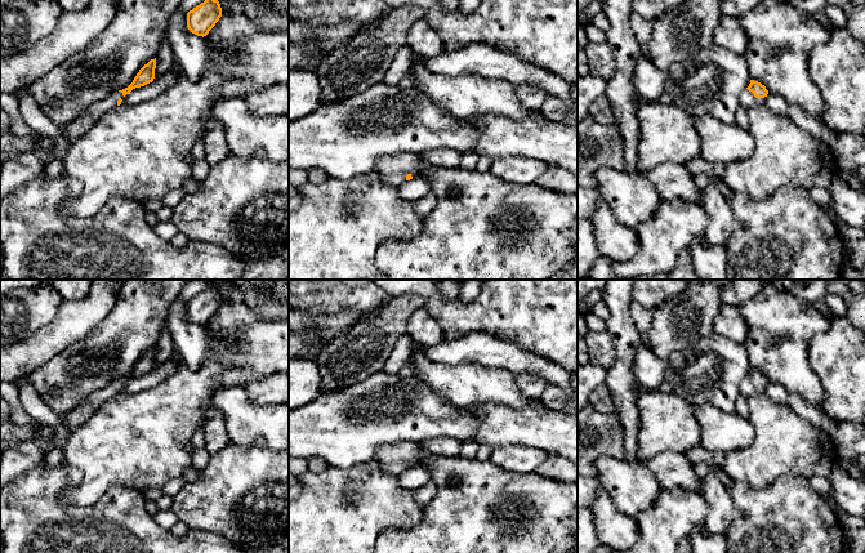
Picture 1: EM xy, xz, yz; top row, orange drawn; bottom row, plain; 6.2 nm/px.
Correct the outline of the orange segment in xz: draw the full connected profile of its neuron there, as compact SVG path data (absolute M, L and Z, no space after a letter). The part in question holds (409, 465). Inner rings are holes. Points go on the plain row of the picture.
M400 442L378 447L373 460L380 464L383 472L400 476L406 469L413 468L423 451L418 442Z

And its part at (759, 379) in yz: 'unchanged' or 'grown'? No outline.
grown

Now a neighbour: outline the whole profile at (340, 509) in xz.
M376 460L362 461L349 468L329 465L324 472L307 471L298 477L303 490L289 501L289 553L375 553L380 534L388 529L411 529L423 516L414 490L402 489L398 476L383 472Z

